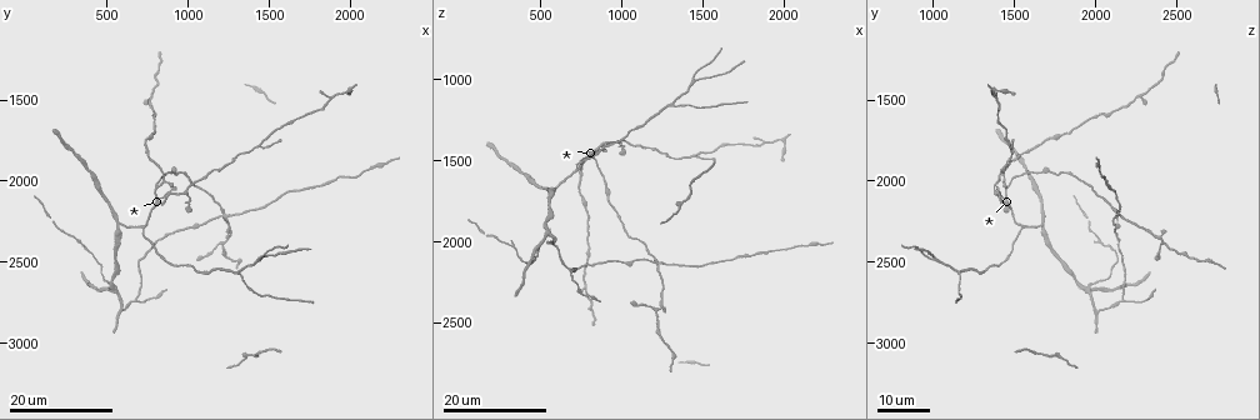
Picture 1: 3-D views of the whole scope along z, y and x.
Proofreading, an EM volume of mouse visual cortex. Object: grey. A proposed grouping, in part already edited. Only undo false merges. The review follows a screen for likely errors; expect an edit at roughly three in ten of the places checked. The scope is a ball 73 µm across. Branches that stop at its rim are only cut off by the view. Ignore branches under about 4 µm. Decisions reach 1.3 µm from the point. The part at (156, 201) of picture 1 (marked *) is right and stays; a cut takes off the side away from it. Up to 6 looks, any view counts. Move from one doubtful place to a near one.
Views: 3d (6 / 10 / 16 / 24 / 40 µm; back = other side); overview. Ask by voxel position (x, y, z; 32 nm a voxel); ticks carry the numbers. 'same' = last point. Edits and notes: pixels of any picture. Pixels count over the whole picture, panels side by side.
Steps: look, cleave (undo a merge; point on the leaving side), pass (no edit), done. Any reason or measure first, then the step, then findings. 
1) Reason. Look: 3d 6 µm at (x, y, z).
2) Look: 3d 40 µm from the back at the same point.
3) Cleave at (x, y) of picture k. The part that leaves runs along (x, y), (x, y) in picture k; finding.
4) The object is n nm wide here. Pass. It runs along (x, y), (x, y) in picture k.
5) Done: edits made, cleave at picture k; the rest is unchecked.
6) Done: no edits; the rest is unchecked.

Small branch off a trunk. Look: 3d 24 µm at (1220, 2220, 2120).

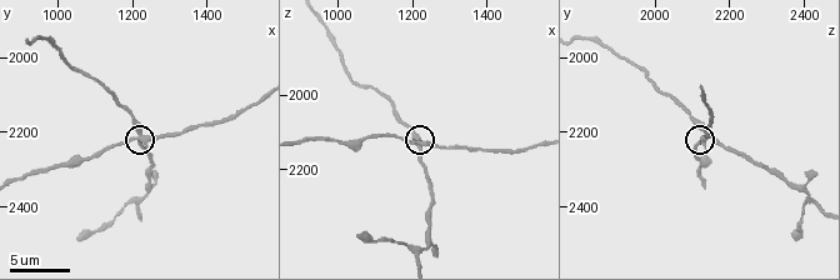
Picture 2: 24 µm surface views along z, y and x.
Look: 3d 6 µm at (1210, 2220, 2130).

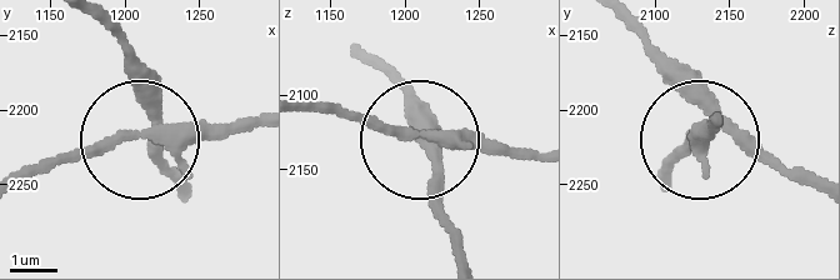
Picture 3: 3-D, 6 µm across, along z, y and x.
Other side. Look: 3d 6 µm from the back at (1216, 2216, 2130).

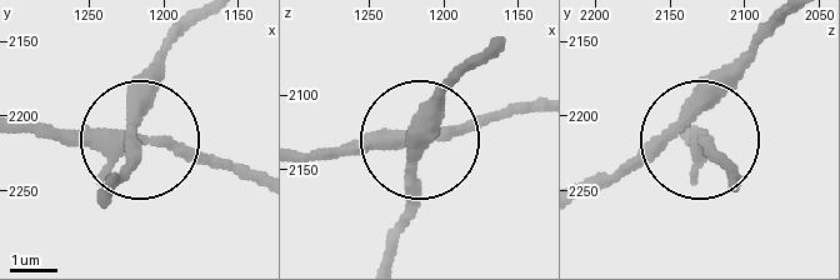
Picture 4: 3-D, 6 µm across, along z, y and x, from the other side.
5 arms meet here. Pass. One neuron here.

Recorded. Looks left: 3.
Three-way junction. Look: 3d 10 µm at (1210, 2390, 2430).

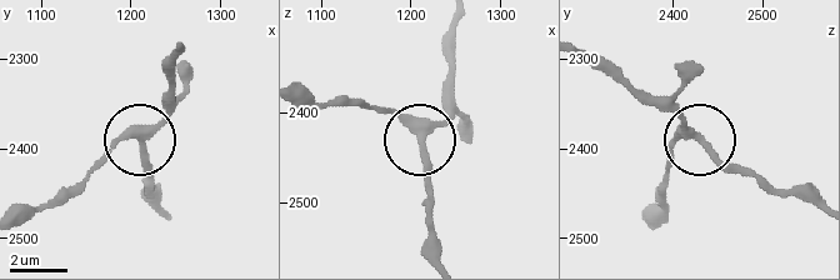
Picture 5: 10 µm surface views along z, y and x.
The side arm is 6 µm long. Pass. It runs along (451, 26), (451, 99), (423, 134), (361, 100) in picture 5; continuous, no second neuron.

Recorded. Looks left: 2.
Four or more arms meet. Look: 3d 16 µm at (540, 2680, 1960).

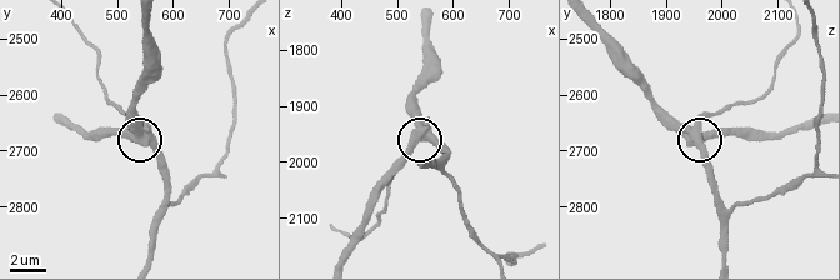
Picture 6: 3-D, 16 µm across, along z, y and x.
Look: 3d 10 µm at (540, 2675, 1950).

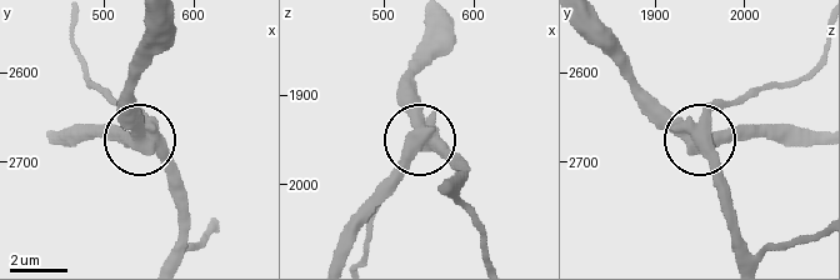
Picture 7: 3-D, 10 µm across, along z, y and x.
Cleave at (405, 171) of picture 7. The part that leaves runs along (421, 136), (348, 256) in picture 7; two neurons meet here.

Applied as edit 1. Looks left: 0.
Done: edits made, cleave at picture 7; the rest is unchecked.

